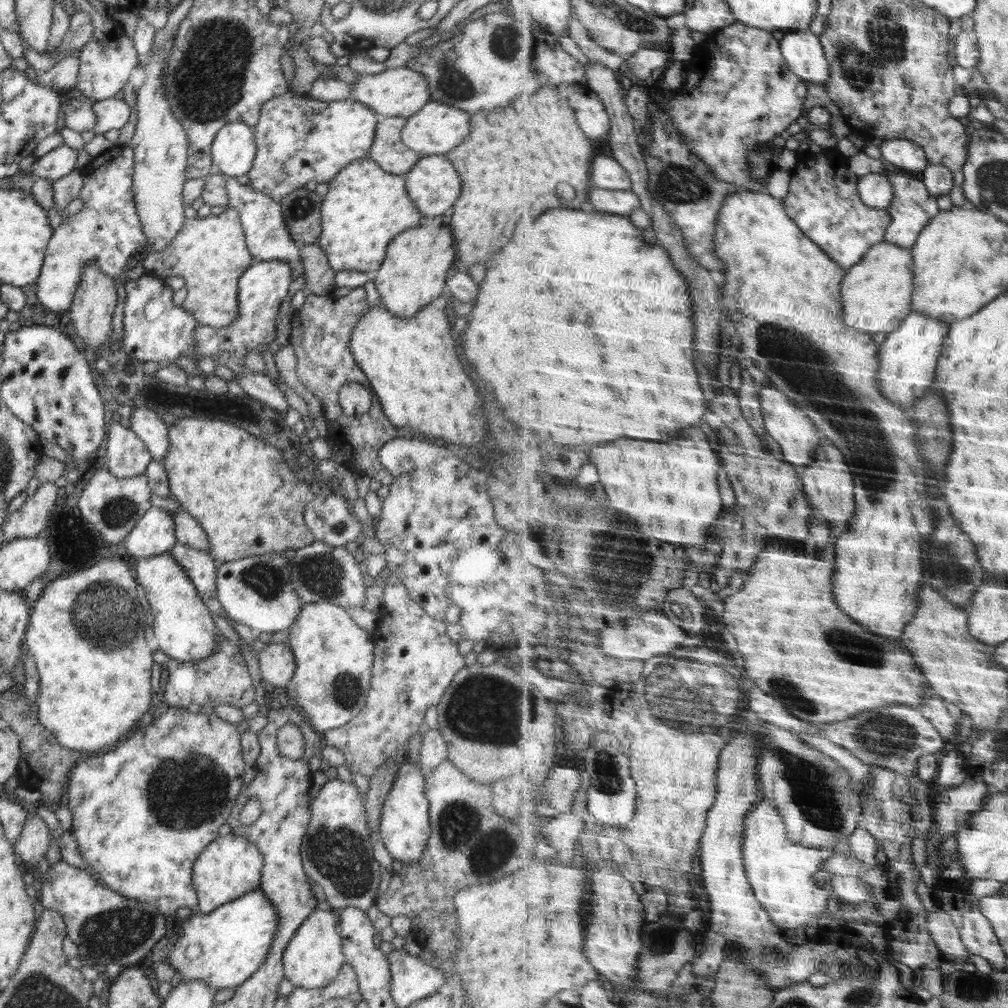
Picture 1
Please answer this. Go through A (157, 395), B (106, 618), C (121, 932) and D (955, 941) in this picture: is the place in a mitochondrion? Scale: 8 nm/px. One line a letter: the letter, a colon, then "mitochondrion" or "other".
A: other
B: mitochondrion
C: mitochondrion
D: other

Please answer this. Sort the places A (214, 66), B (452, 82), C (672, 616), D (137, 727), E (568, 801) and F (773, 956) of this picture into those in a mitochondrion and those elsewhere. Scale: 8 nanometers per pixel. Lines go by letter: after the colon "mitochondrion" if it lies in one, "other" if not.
A: mitochondrion
B: mitochondrion
C: other
D: other
E: other
F: mitochondrion

